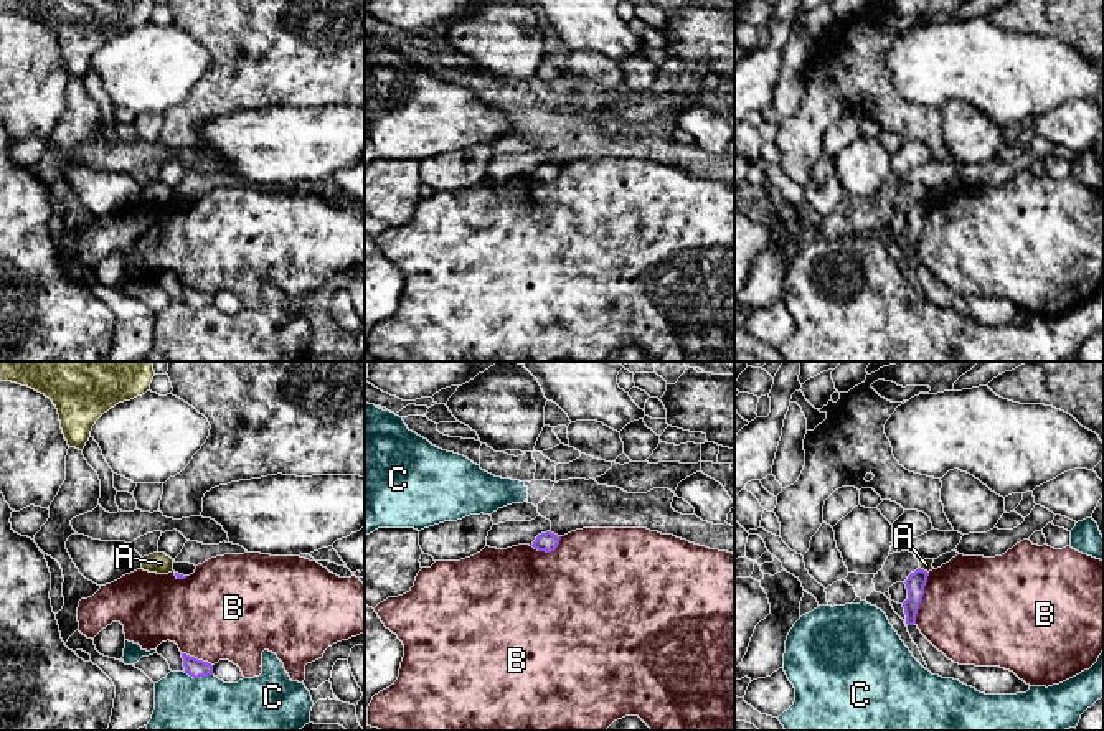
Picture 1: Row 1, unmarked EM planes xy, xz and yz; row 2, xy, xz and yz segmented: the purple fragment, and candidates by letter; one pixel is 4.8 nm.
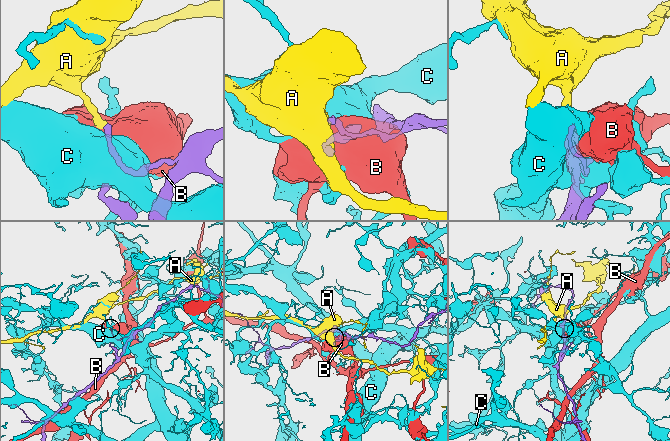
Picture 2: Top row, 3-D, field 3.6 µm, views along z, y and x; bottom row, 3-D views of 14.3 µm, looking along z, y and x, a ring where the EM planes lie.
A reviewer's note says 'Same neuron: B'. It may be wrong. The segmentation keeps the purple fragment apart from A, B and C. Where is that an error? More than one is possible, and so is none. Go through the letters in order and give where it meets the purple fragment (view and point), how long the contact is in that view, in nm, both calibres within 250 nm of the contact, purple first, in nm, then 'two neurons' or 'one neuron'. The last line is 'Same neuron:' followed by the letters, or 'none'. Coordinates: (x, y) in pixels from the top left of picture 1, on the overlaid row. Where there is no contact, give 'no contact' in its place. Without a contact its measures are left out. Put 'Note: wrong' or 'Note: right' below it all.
A: yz (923, 570) | 60 nm | 90/60 nm | two neurons
B: yz (921, 598) | 260 nm | 90/500 nm | two neurons
C: xy (198, 677) | 140 nm | 90/500 nm | two neurons
Same neuron: none
Note: wrong

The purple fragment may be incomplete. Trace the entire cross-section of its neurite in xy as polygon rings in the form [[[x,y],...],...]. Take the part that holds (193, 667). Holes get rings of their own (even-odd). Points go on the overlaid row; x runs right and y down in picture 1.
[[[182,653],[185,673],[193,678],[213,675],[213,665],[186,653]]]

